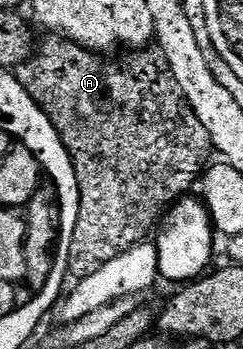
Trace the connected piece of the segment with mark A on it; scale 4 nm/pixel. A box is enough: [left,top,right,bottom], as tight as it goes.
[17,37,213,281]

